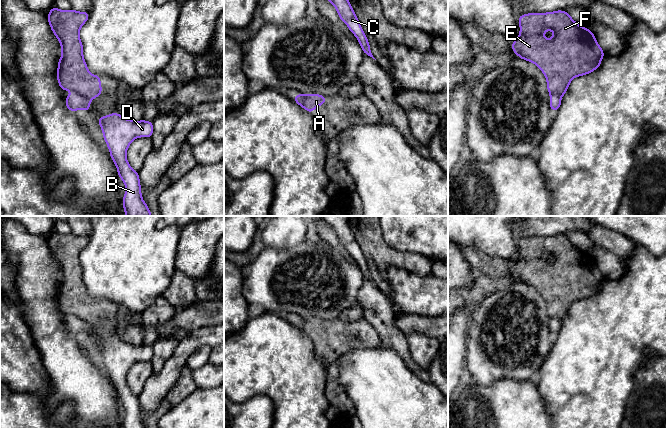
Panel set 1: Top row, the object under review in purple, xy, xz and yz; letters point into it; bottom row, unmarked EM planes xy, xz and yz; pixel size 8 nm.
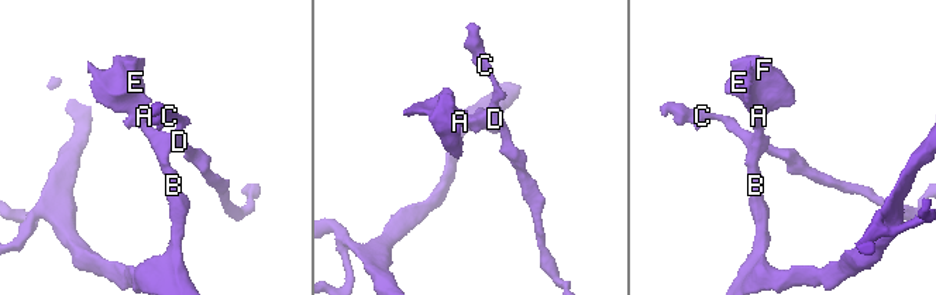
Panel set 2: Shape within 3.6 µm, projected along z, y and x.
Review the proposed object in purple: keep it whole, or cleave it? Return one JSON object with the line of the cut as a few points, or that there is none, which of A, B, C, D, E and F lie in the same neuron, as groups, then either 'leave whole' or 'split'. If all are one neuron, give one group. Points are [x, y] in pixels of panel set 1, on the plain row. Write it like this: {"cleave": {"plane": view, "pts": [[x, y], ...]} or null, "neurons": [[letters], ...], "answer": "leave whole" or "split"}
{"cleave": {"plane": "xy", "pts": [[72, 314], [89, 324]]}, "neurons": [["A", "E", "F"], ["B", "C", "D"]], "answer": "split"}

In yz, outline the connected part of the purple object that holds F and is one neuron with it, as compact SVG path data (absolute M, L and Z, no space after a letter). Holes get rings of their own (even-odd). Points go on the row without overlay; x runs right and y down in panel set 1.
M566 235L529 237L519 240L520 259L512 267L512 274L520 283L536 288L547 303L550 318L562 321L574 301L596 294L605 279L593 257L578 249ZM551 254L554 260L547 264L544 256Z

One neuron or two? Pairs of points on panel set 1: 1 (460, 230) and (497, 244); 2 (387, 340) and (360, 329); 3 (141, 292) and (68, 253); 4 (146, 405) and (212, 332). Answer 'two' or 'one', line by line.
1: one
2: two
3: two
4: one

